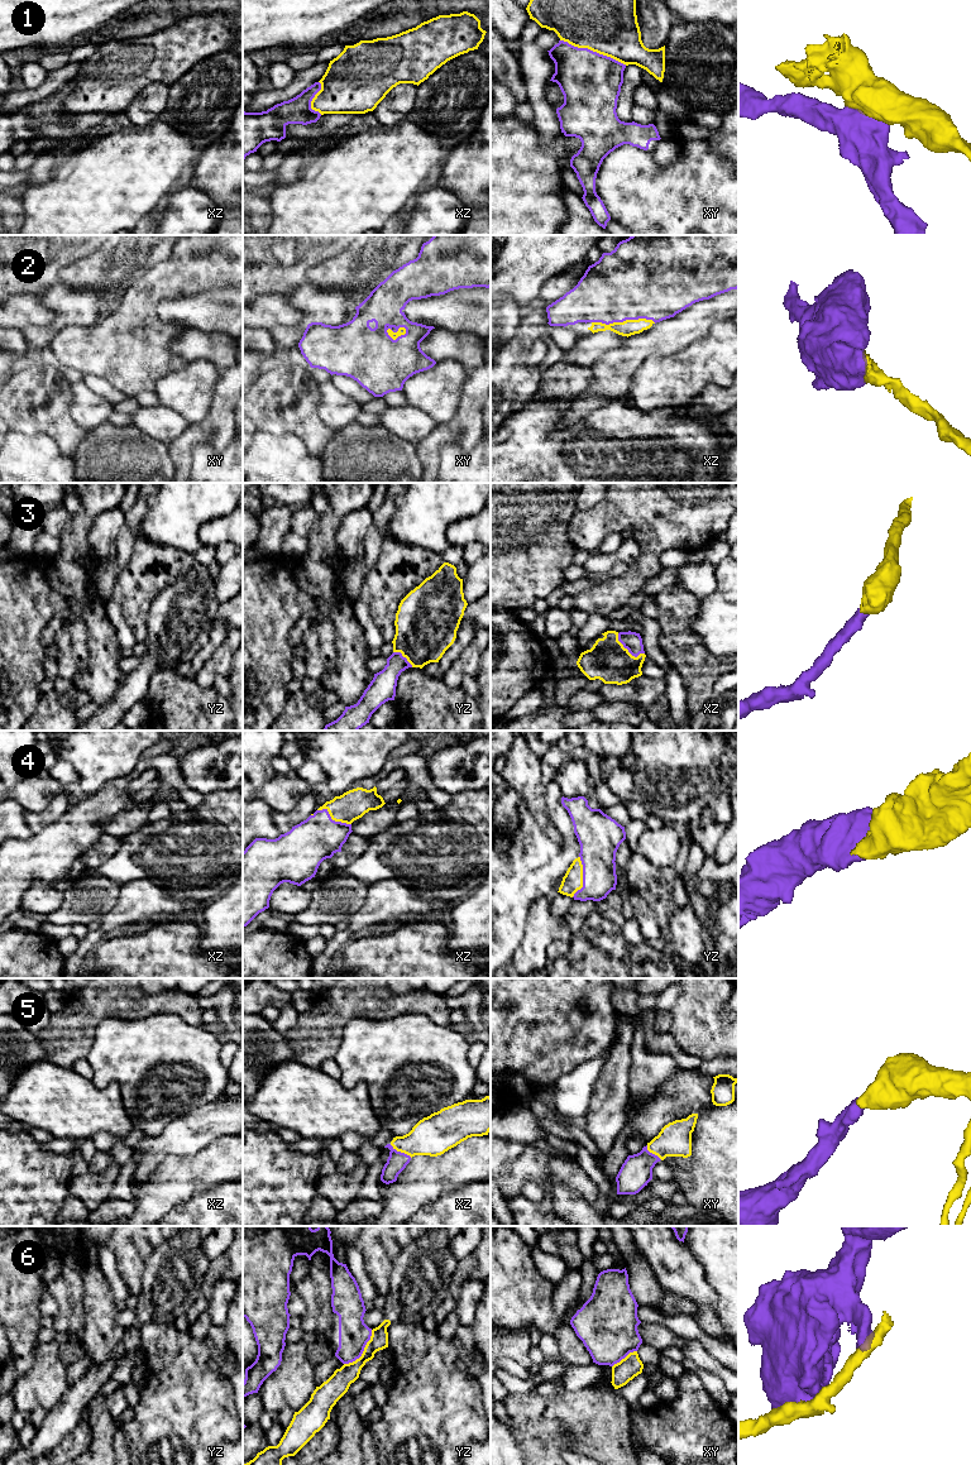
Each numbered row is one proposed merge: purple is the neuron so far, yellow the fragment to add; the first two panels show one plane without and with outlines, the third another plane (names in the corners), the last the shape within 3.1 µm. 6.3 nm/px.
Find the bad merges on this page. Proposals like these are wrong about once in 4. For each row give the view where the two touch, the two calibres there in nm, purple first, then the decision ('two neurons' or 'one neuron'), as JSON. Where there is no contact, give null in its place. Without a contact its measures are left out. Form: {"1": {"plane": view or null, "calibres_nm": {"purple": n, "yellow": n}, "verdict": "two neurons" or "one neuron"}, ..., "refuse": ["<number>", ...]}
{"1": {"plane": "xy", "calibres_nm": {"purple": 380, "yellow": 360}, "verdict": "two neurons"}, "2": {"plane": "xz", "calibres_nm": {"purple": 480, "yellow": 100}, "verdict": "one neuron"}, "3": {"plane": "xz", "calibres_nm": {"purple": 120, "yellow": 260}, "verdict": "one neuron"}, "4": {"plane": "yz", "calibres_nm": {"purple": 260, "yellow": 130}, "verdict": "one neuron"}, "5": {"plane": "xz", "calibres_nm": {"purple": 120, "yellow": 260}, "verdict": "one neuron"}, "6": {"plane": "yz", "calibres_nm": {"purple": 190, "yellow": 140}, "verdict": "two neurons"}, "refuse": ["1", "6"]}

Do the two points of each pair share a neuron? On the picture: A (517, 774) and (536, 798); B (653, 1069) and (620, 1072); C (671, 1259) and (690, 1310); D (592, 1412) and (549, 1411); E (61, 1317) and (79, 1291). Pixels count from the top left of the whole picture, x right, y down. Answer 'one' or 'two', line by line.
A: one
B: two
C: two
D: one
E: two

